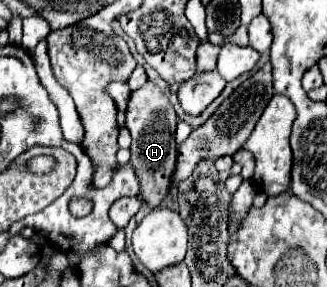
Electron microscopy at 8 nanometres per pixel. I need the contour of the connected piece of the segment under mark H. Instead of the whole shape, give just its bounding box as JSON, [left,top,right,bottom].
[125,80,177,208]

